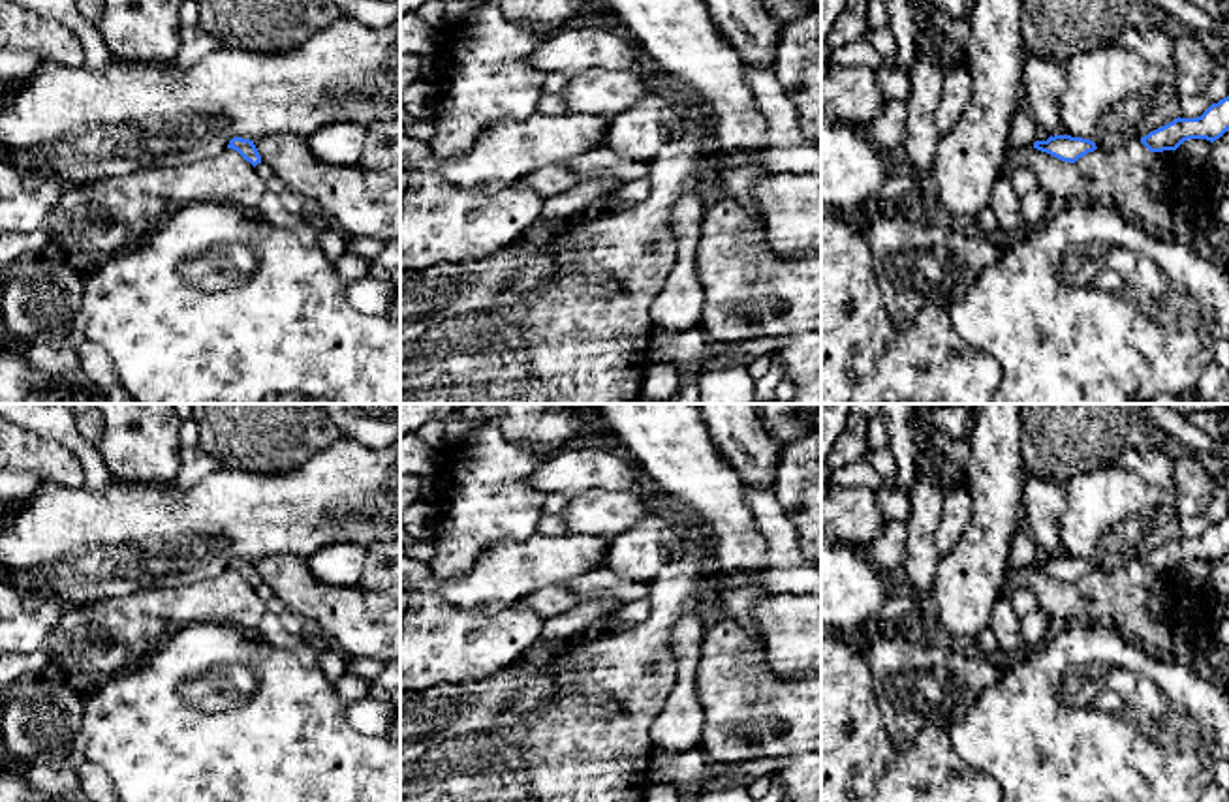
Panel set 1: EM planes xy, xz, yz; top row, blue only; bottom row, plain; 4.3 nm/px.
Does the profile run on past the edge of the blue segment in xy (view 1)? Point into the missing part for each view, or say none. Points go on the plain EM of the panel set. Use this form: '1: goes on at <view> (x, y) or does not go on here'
1: does not go on here

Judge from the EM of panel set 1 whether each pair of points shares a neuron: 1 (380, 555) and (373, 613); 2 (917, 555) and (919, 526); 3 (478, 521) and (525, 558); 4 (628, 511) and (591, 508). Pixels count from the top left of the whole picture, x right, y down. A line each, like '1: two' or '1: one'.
1: two
2: one
3: two
4: one

